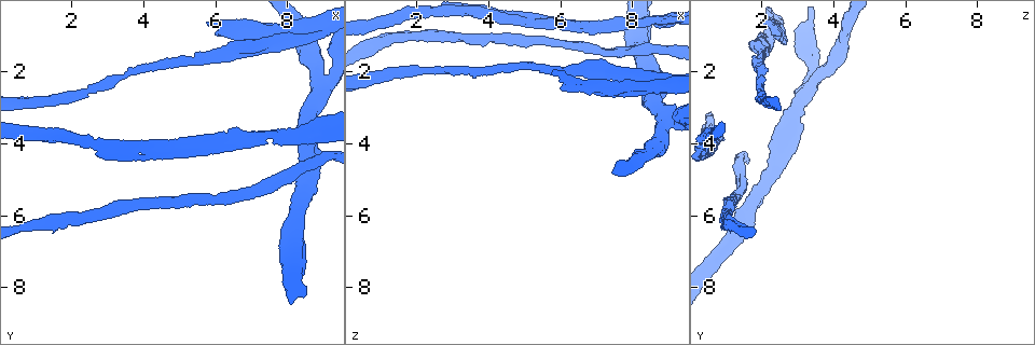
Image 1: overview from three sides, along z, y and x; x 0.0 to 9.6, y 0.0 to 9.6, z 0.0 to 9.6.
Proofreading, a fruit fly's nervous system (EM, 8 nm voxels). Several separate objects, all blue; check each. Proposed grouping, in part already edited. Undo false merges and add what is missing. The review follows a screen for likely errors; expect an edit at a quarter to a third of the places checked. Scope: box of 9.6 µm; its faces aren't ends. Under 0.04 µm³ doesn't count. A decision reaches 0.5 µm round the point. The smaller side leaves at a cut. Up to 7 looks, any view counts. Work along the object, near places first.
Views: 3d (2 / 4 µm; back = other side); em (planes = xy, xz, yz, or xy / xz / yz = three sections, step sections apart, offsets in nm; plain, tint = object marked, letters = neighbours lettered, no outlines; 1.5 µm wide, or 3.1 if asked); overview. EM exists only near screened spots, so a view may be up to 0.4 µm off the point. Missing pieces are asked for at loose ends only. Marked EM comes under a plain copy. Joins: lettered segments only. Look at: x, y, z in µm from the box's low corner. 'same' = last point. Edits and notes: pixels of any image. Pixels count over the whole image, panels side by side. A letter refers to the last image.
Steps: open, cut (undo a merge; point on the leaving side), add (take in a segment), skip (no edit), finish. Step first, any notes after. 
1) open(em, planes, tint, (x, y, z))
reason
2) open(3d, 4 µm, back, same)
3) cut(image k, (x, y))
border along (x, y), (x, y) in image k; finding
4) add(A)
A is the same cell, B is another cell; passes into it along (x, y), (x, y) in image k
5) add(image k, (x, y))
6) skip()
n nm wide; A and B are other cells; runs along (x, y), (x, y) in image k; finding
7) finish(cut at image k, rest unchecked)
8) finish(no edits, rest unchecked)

open(3d, 2 µm, (2.60, 2.40, 1.95))
a narrow waist

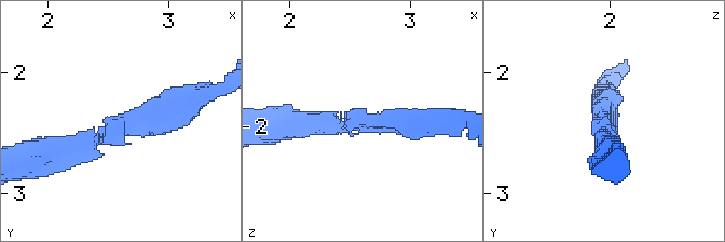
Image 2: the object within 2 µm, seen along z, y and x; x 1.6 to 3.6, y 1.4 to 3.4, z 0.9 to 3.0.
open(em, yz, step 4, tint, (2.60, 2.38, 1.96))
arms of 170, 220 nm

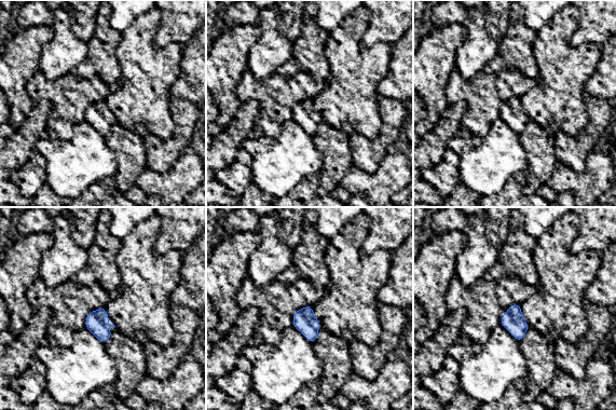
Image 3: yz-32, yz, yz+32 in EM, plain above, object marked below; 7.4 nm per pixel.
open(em, planes, letters, same)
another direction

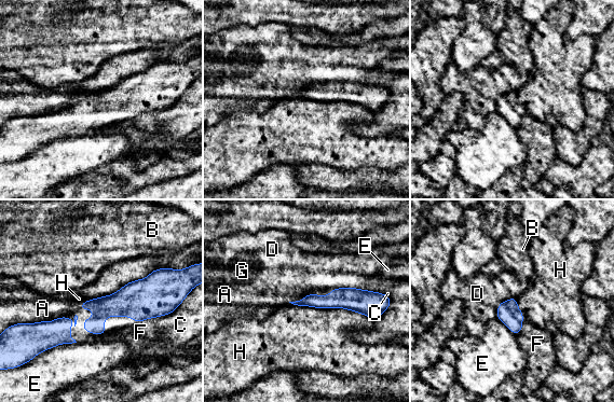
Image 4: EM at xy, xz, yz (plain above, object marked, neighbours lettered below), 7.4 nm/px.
skip()
A, B, C, D, E, F, G and H are other cells; continuous, no second neuron

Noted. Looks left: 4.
open(em, xy, step 8, letters, (9.10, 2.40, 3.35))

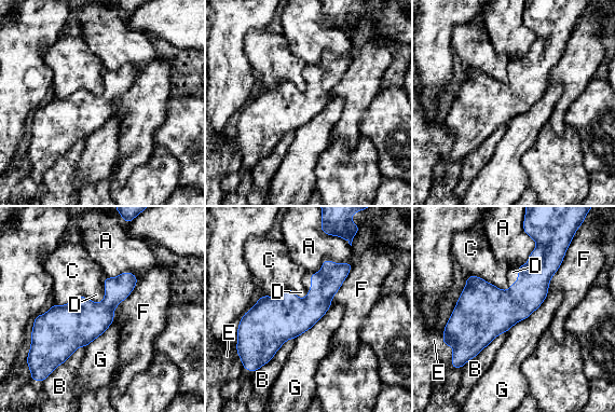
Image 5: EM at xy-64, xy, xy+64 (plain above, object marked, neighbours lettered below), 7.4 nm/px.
skip()
B touches over 440 nm; A, B, C, D, E, F and G are other cells; runs along (345, 269), (298, 315), (241, 340) in image 5; one neuron here

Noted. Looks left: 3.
open(3d, 4 µm, (8.65, 3.35, 0.65))
free end

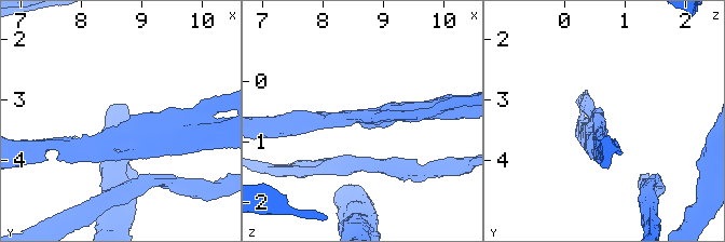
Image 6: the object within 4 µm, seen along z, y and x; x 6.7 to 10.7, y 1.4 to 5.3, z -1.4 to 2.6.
open(em, yz, step 4, letters, (8.75, 3.35, 0.60))
arms of 200, 320 nm

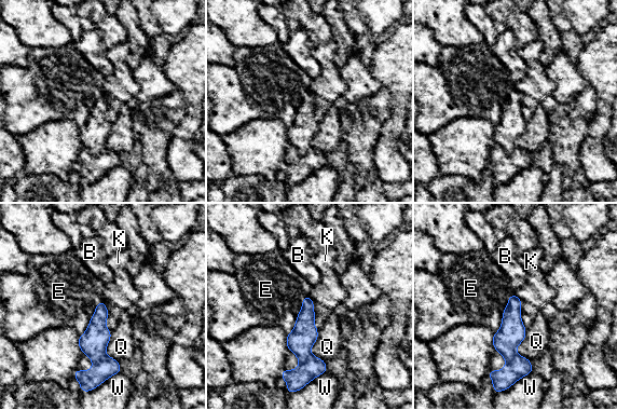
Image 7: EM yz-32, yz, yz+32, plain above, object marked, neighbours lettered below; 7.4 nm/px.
cut(image 7, (297, 379))
B, E, K, Q and W are other cells; border along (311, 354), (300, 364) in image 7; two neurons meet here

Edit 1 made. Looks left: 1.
finish(cut at image 7, rest unchecked)

